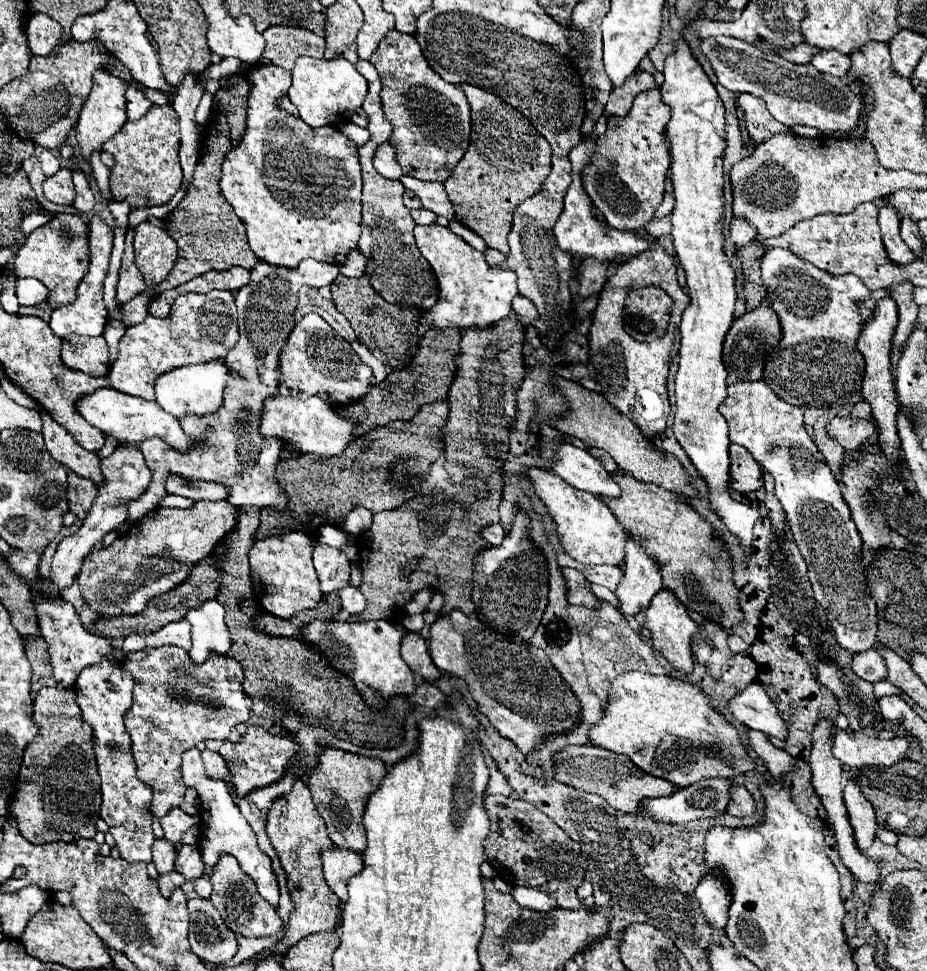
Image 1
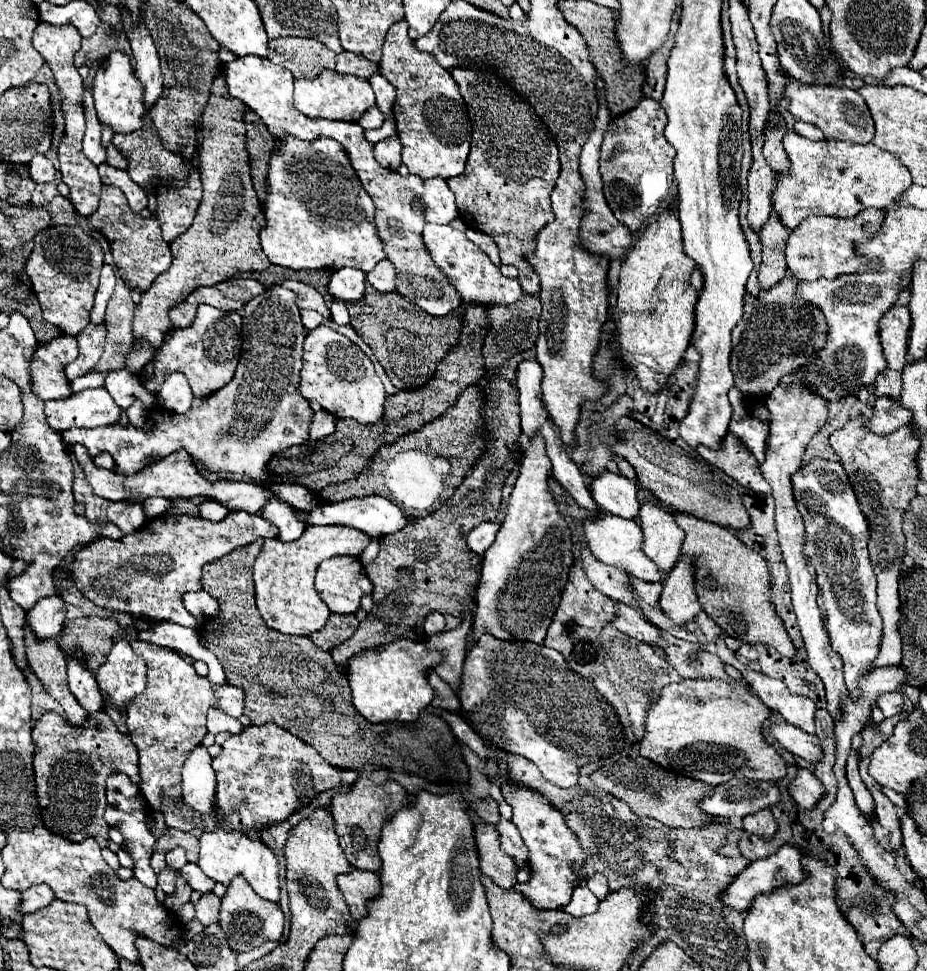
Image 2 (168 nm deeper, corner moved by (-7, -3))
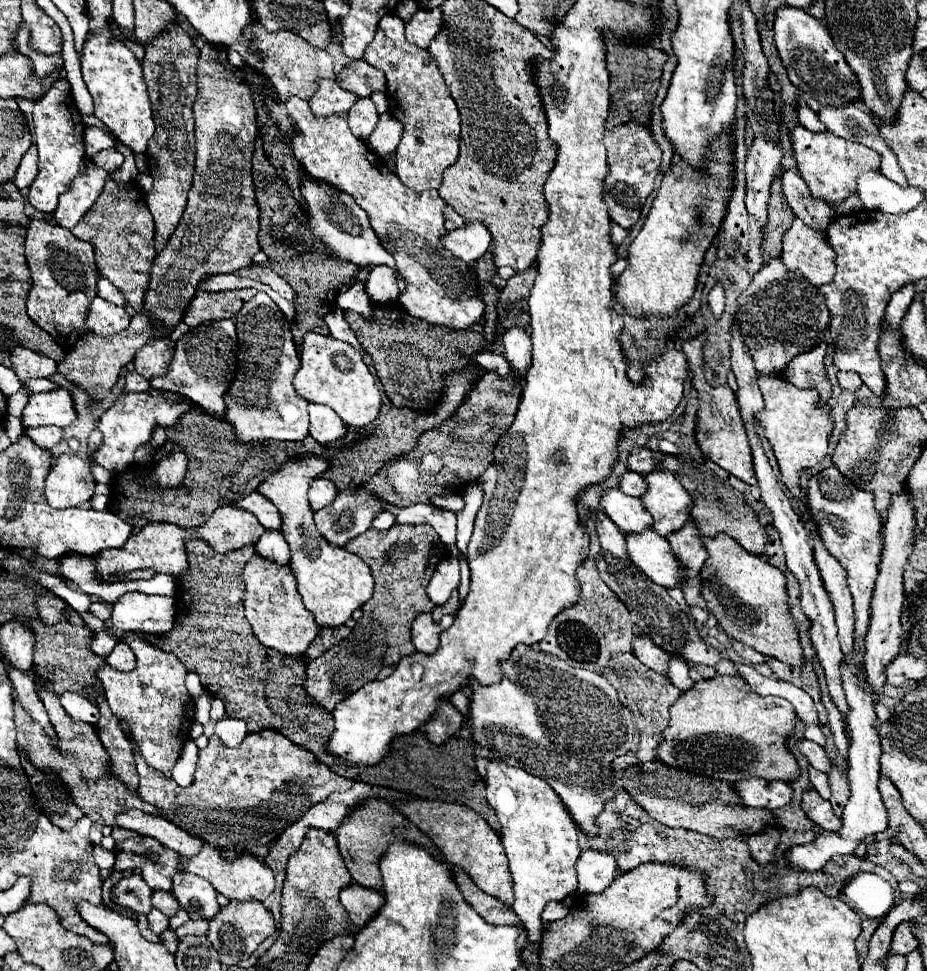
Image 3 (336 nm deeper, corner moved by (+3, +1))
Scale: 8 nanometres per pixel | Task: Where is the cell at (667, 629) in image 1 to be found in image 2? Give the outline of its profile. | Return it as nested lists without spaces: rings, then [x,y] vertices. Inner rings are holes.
[[[686,556],[678,560],[670,576],[664,580],[664,590],[660,594],[660,608],[676,626],[694,622],[702,612],[694,592],[694,568],[690,562],[692,560]]]

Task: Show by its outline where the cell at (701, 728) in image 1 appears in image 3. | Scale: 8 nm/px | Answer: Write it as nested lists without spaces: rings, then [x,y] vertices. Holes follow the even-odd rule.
[[[740,676],[700,680],[672,704],[670,726],[658,746],[658,758],[668,766],[726,782],[746,778],[792,782],[800,776],[800,766],[786,744],[794,726],[796,712],[788,700],[752,694]]]

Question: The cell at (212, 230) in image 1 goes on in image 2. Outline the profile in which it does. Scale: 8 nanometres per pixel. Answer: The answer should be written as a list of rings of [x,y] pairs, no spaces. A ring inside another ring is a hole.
[[[222,74],[216,76],[212,84],[212,95],[202,114],[204,144],[200,152],[200,176],[204,186],[204,198],[198,206],[192,226],[170,244],[174,256],[172,266],[154,280],[150,290],[142,294],[142,300],[136,306],[134,314],[134,340],[146,338],[152,348],[158,348],[164,340],[166,330],[172,328],[168,310],[174,304],[182,302],[192,290],[200,286],[220,284],[232,278],[236,272],[260,272],[270,266],[258,240],[258,230],[262,228],[264,216],[252,188],[248,168],[248,154],[244,144],[246,130],[242,118],[244,112],[246,104],[230,96]]]

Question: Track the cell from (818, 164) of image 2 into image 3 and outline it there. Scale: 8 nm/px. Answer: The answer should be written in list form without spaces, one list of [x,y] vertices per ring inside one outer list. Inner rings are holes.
[[[796,126],[792,132],[792,150],[800,176],[808,184],[812,196],[826,200],[830,206],[842,202],[856,190],[856,178],[862,172],[880,168],[880,154],[858,142],[844,140],[832,132],[810,132],[804,126]]]

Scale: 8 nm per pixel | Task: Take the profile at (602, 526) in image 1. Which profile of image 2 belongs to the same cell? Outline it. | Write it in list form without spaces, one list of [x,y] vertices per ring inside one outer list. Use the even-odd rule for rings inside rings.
[[[600,510],[598,516],[586,516],[582,522],[582,528],[584,528],[586,542],[588,542],[596,560],[600,560],[608,566],[620,568],[640,580],[646,580],[646,582],[660,582],[662,580],[662,574],[654,566],[654,562],[650,558],[646,558],[646,554],[640,548],[642,546],[642,530],[634,520],[622,520],[620,516],[614,516],[614,514]]]

